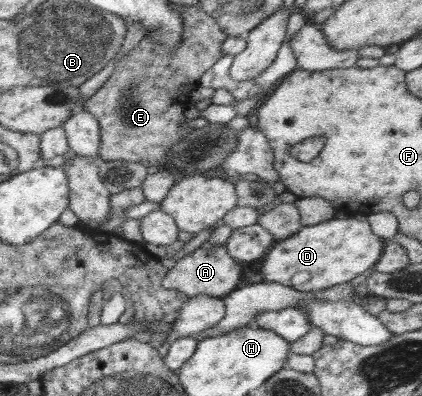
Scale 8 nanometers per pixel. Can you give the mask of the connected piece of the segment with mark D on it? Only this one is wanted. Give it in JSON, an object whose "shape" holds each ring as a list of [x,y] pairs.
{"shape":[[[340,215],[318,225],[303,226],[292,237],[277,242],[267,253],[259,273],[263,281],[279,282],[299,292],[317,292],[350,282],[367,269],[372,269],[386,243],[375,236],[365,217]]]}

